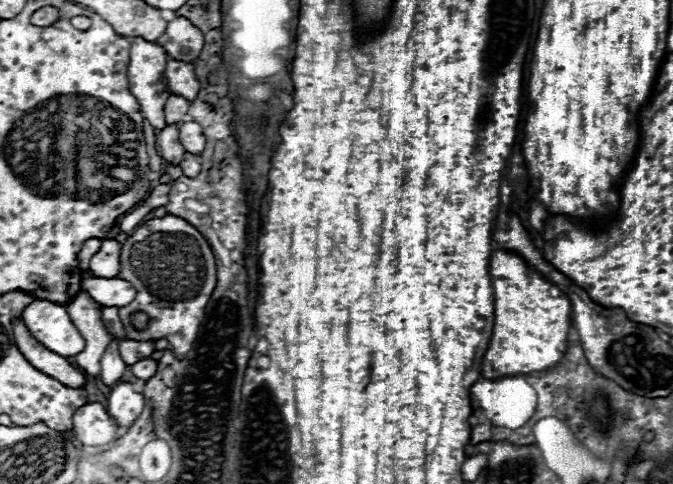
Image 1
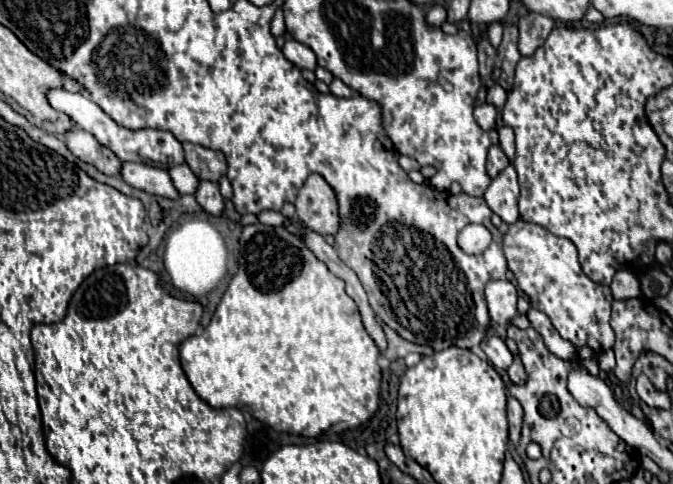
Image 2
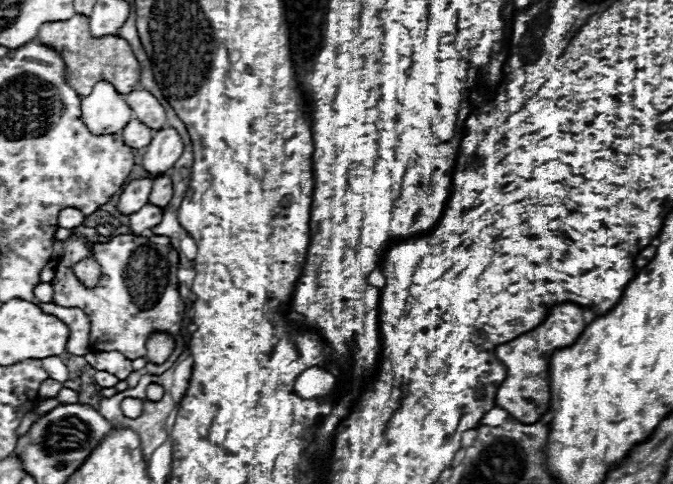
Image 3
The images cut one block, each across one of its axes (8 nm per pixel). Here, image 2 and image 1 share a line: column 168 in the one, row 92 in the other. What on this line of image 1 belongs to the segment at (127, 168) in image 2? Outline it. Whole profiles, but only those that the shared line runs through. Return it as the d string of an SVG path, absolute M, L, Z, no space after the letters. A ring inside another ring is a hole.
M172 60L166 66L166 80L168 88L176 94L182 94L186 100L194 100L200 90L198 76L194 72L194 62L182 62L182 60Z

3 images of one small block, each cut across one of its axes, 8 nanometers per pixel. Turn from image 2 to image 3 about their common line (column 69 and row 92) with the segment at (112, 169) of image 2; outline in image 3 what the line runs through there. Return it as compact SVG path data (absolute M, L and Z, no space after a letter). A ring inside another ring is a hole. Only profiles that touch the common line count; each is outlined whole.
M134 90L126 96L126 104L130 106L132 116L140 122L146 122L150 130L160 130L166 124L166 112L150 92Z

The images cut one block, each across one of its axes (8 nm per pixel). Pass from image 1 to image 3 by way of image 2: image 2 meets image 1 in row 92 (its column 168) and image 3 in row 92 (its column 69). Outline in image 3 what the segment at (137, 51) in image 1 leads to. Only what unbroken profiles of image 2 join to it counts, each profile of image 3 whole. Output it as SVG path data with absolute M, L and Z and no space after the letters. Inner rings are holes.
M98 82L94 90L82 98L82 122L92 134L120 134L130 122L132 110L126 100L116 94L110 82Z

